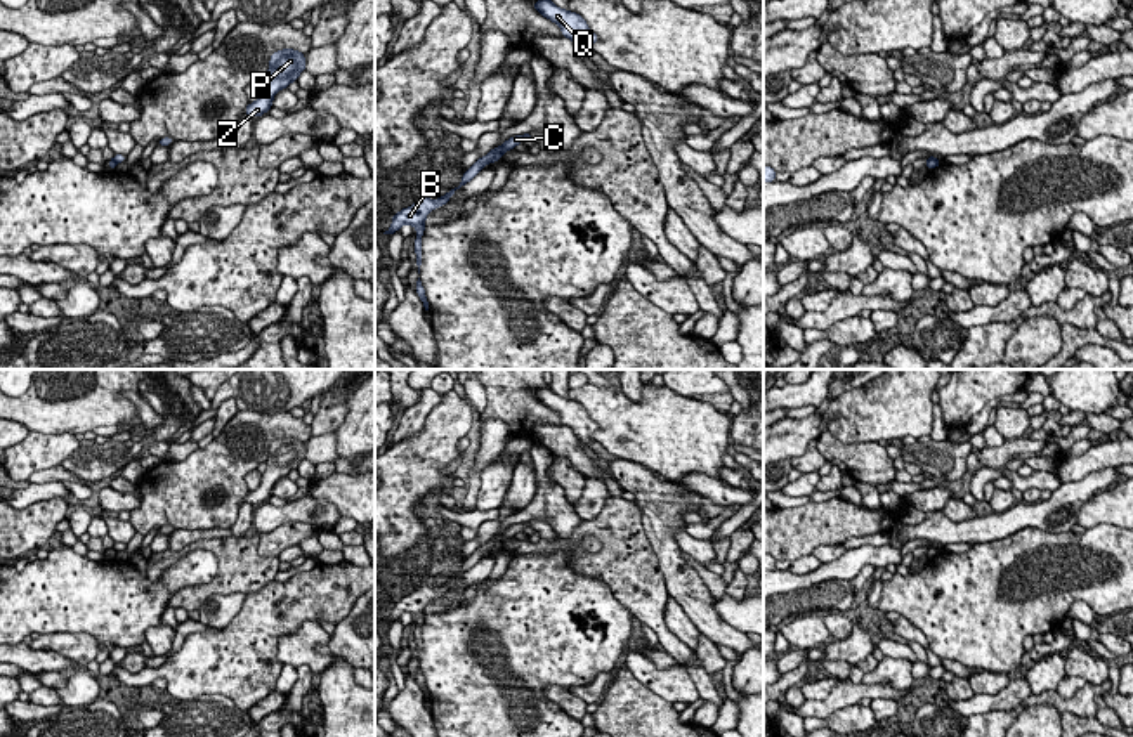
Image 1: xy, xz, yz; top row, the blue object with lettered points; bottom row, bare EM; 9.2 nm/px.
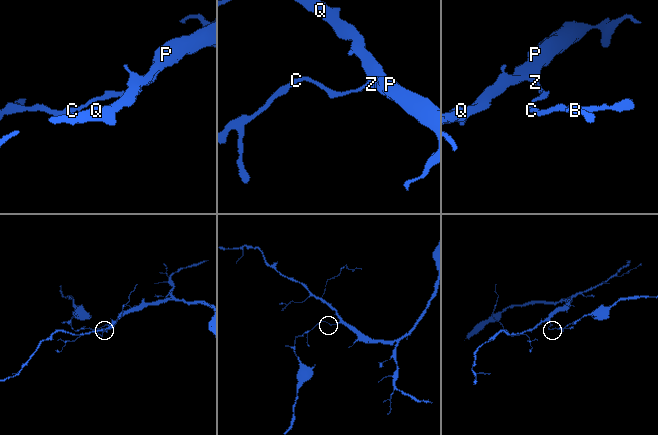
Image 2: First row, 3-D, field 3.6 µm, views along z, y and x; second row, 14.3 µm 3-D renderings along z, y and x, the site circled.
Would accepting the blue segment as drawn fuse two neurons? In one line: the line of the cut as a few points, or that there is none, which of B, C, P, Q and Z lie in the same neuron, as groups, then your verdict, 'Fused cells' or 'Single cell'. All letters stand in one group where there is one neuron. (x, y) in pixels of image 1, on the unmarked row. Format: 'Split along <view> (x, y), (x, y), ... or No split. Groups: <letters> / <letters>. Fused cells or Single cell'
Split along xz (502, 533), (505, 540). Groups: B / C P Q Z. Fused cells

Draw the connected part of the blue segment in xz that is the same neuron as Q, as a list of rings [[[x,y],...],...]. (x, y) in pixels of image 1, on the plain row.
[[[550,385],[536,388],[533,397],[559,413],[562,425],[569,427],[574,435],[590,447],[590,435],[599,430],[599,425],[588,416],[586,409],[580,402],[557,395]]]

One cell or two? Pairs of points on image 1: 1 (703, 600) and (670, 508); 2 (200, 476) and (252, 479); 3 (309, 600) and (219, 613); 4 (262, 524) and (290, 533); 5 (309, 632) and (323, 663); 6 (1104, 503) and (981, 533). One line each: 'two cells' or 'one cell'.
1: one cell
2: two cells
3: two cells
4: two cells
5: one cell
6: two cells

